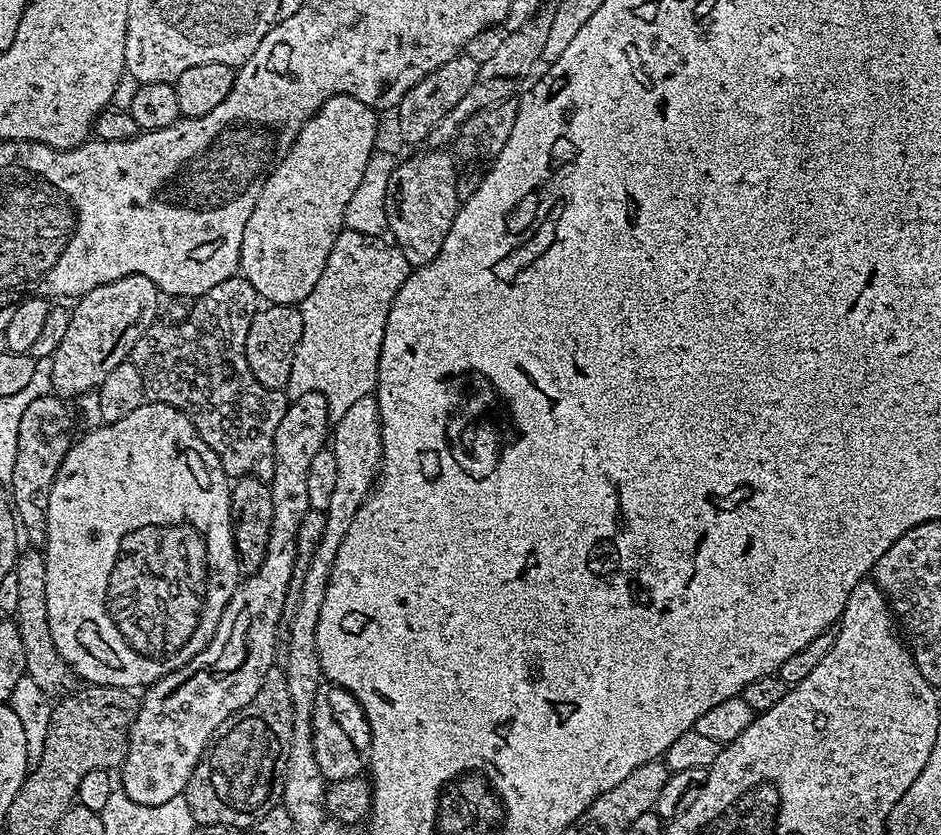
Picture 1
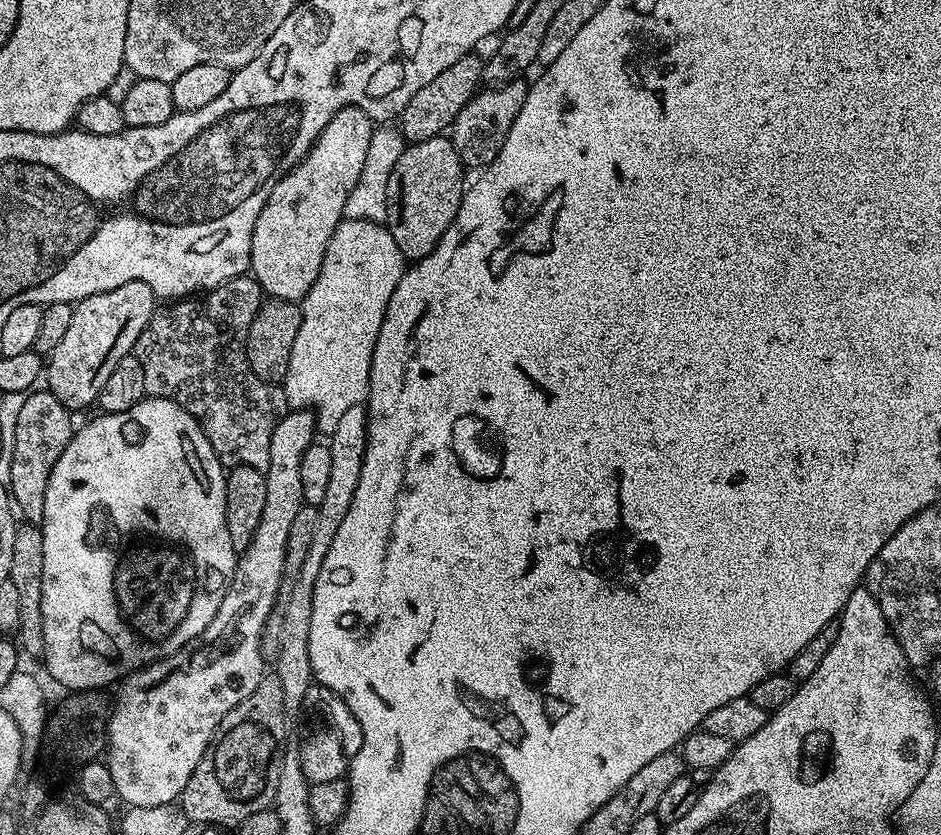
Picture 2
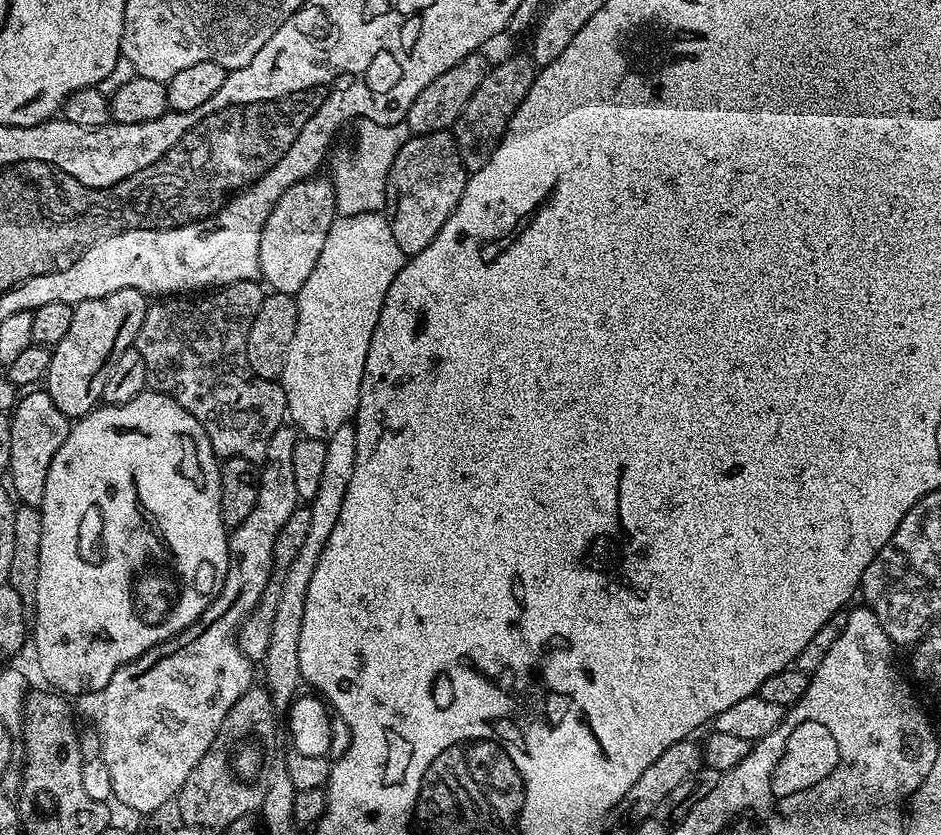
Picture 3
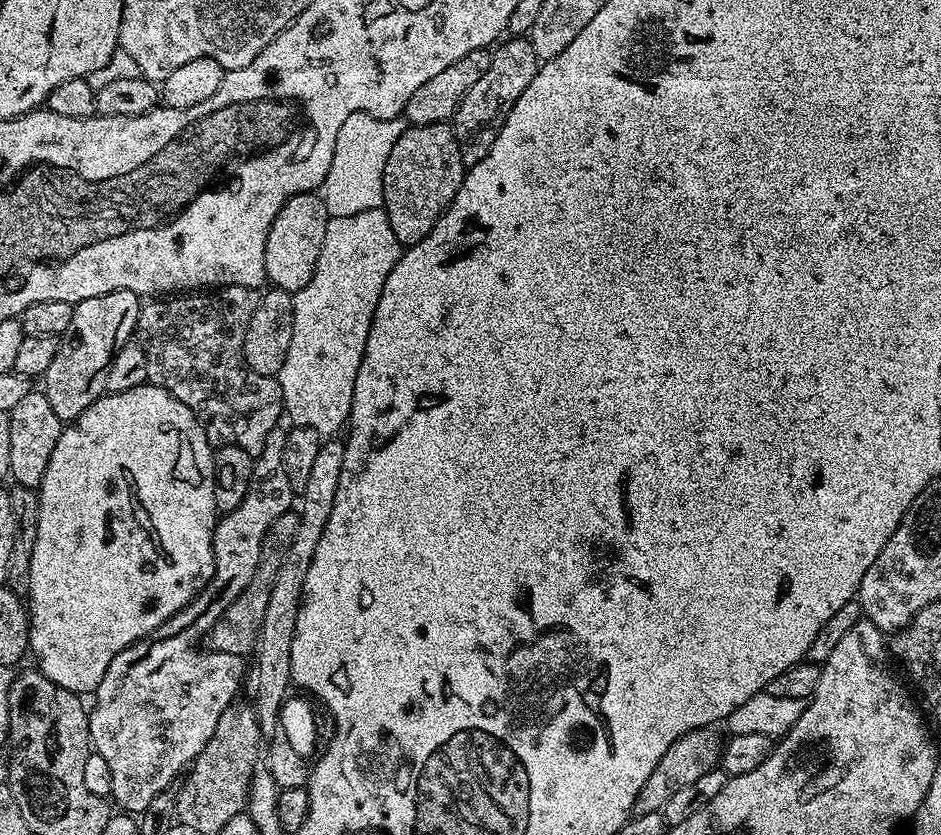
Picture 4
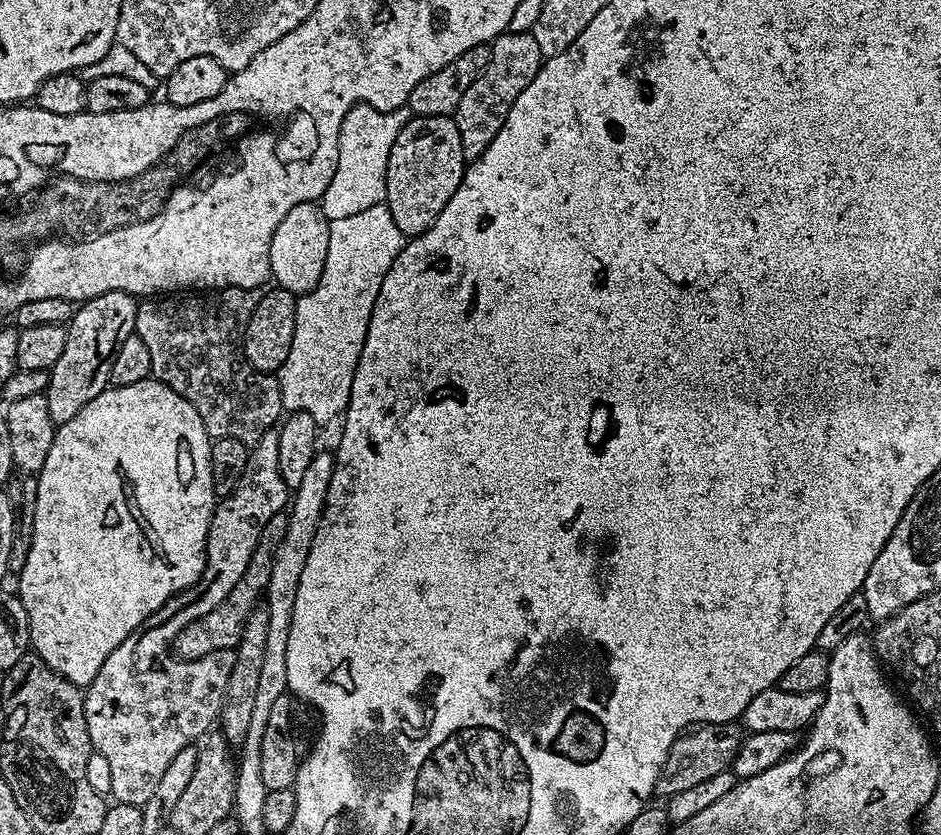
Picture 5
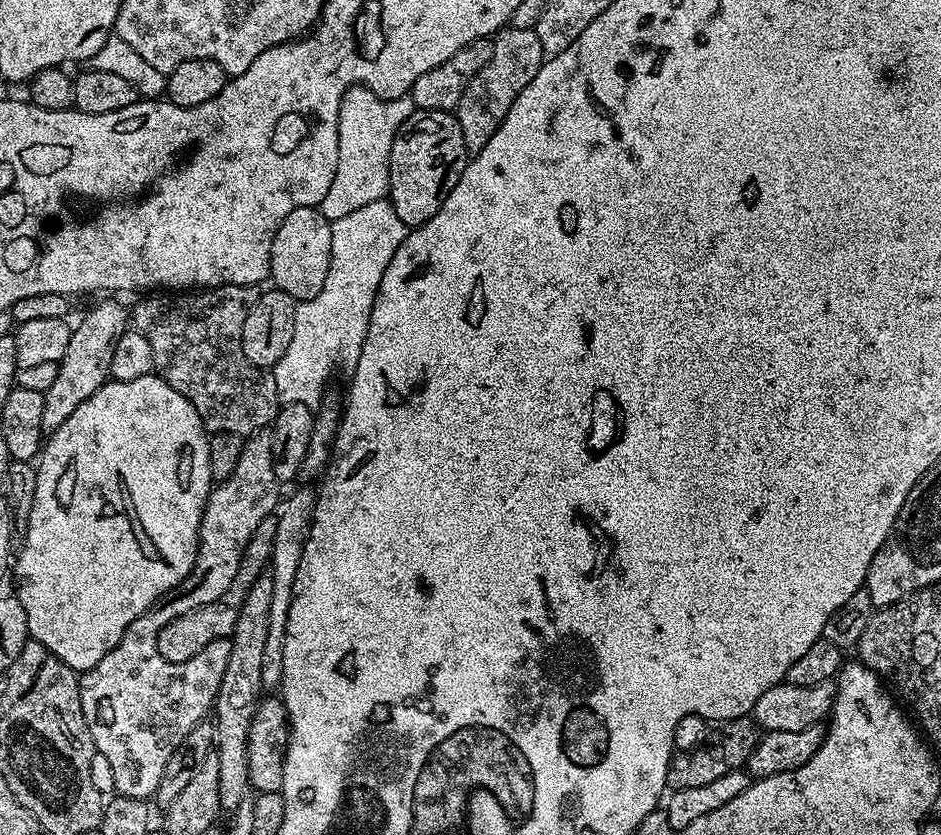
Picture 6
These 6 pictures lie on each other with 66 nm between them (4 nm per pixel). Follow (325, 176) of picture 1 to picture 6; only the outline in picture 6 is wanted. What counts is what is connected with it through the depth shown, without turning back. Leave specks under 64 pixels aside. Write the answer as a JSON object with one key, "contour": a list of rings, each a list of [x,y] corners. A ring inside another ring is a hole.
{"contour":[[[319,207],[299,208],[286,214],[286,222],[282,222],[282,226],[278,226],[278,234],[274,234],[274,246],[270,254],[270,262],[272,263],[271,283],[276,283],[273,285],[279,291],[290,294],[297,302],[314,298],[314,294],[318,294],[318,290],[322,290],[322,286],[326,282],[326,270],[330,270],[331,241],[332,221],[321,214]]]}

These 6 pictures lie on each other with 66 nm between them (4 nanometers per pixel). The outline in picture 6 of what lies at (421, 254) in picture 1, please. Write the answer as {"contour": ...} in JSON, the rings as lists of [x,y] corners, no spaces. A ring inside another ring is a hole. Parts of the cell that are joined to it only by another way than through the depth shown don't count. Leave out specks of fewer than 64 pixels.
{"contour":[[[416,108],[402,122],[398,134],[394,138],[394,146],[390,146],[390,162],[388,163],[388,194],[394,210],[398,210],[398,218],[407,224],[409,229],[416,228],[419,224],[425,224],[446,202],[446,194],[454,190],[454,186],[462,178],[462,170],[469,162],[468,151],[462,142],[462,126],[458,126],[455,115],[452,112],[442,110],[426,110]]]}

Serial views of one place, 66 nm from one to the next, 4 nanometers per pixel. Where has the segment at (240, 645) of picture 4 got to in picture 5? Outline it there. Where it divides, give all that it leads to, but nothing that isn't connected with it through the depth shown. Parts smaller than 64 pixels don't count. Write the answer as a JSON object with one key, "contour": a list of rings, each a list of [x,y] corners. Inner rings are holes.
{"contour":[[[287,511],[274,514],[266,526],[262,526],[262,534],[258,546],[254,546],[254,554],[246,566],[246,574],[226,594],[226,598],[221,604],[216,604],[210,614],[202,614],[202,618],[192,620],[182,628],[174,641],[174,652],[179,659],[197,660],[206,658],[206,654],[215,652],[230,652],[236,649],[238,642],[242,638],[242,630],[246,626],[246,618],[265,599],[268,583],[270,582],[270,570],[274,570],[274,554],[278,554],[278,545],[282,543],[282,538],[286,535],[288,525]]]}

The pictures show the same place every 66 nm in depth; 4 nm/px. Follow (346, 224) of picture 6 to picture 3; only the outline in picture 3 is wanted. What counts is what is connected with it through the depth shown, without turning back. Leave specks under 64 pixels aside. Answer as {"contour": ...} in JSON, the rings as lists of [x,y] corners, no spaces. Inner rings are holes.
{"contour":[[[383,211],[337,216],[336,221],[330,226],[330,234],[326,234],[322,254],[318,254],[318,262],[315,264],[310,278],[306,278],[302,290],[295,293],[298,306],[298,326],[294,326],[294,338],[290,341],[290,350],[286,350],[286,362],[282,366],[282,374],[278,381],[286,394],[287,419],[295,425],[300,436],[309,436],[315,440],[327,442],[338,430],[338,426],[349,423],[355,417],[362,390],[362,374],[366,370],[366,354],[370,354],[370,338],[374,338],[374,326],[378,326],[378,314],[382,314],[382,302],[386,298],[386,290],[390,290],[390,282],[394,282],[405,259],[404,252],[398,250],[398,242],[394,242],[394,234],[390,234],[390,222]]]}

